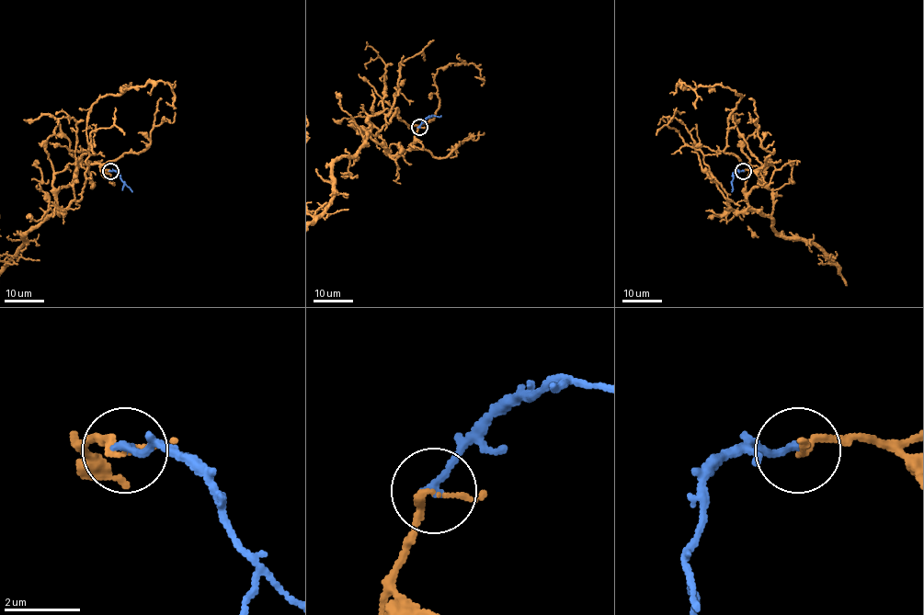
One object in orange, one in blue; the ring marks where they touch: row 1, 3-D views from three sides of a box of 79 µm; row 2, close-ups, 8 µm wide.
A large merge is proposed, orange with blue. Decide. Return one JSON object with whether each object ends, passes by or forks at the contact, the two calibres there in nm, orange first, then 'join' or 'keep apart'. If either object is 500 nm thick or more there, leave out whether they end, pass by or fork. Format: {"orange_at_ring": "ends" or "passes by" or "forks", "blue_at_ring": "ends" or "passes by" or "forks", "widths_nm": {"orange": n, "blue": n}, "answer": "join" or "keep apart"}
{"orange_at_ring": "passes by", "blue_at_ring": "ends", "widths_nm": {"orange": 130, "blue": 200}, "answer": "join"}

